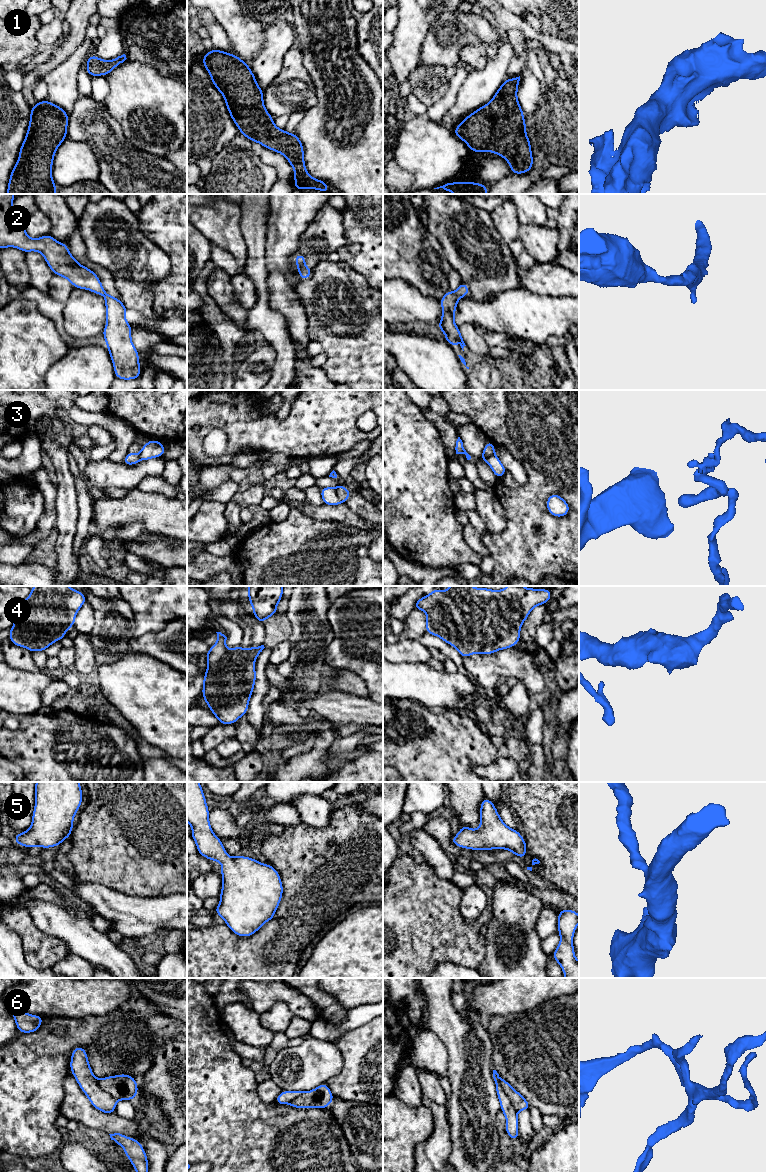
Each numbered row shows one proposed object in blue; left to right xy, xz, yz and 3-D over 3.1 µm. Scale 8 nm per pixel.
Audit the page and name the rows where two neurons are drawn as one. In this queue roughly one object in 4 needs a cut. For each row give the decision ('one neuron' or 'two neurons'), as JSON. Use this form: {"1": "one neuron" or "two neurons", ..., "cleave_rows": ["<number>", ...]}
{"1": "one neuron", "2": "one neuron", "3": "two neurons", "4": "one neuron", "5": "one neuron", "6": "two neurons", "cleave_rows": ["3", "6"]}

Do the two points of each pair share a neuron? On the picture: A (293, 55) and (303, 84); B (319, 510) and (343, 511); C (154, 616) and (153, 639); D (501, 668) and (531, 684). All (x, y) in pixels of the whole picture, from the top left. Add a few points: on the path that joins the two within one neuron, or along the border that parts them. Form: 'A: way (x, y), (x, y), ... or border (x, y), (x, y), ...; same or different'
A: way (293, 62), (293, 74), (296, 77); same
B: way (325, 511), (337, 511); same
C: border (173, 619), (159, 630), (133, 637); different
D: way (508, 668), (515, 668), (524, 677); same

